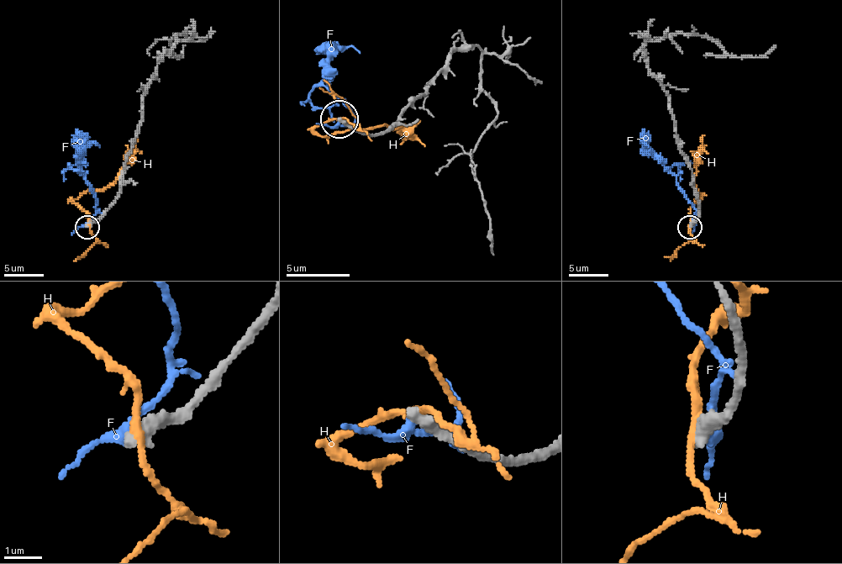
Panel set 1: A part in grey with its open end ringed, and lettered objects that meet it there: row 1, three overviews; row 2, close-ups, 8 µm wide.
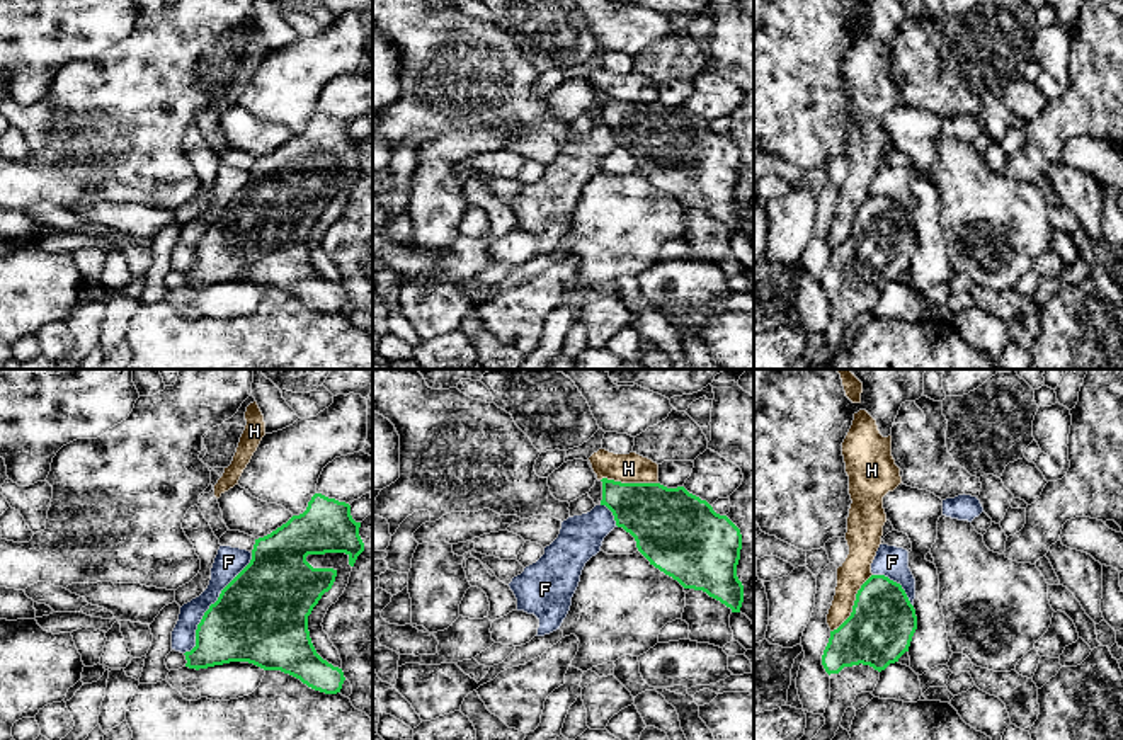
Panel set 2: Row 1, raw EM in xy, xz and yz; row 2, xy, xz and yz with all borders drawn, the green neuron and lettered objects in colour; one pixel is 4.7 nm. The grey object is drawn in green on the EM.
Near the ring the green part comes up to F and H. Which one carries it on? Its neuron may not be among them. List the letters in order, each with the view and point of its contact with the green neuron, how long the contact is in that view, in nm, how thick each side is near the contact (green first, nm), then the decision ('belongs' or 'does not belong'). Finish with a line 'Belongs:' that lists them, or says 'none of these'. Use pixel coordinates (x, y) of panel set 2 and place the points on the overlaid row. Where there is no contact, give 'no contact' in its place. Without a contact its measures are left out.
F: meets green in xy at (211, 604); contact 600 nm long; 440 nm thick on the green side, 140 nm on the other; does not belong
H: meets green in yz at (855, 604); contact 340 nm long; 320 nm thick on the green side, 140 nm on the other; does not belong
Belongs: none of these

